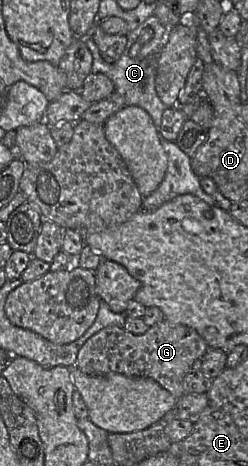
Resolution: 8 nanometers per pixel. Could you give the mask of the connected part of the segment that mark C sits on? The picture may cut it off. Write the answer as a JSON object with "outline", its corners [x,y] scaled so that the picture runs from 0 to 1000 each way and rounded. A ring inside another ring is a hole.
{"outline":[[[605,34],[544,62],[516,69],[508,75],[512,92],[504,105],[484,124],[456,137],[435,137],[411,127],[399,105],[367,79],[323,79],[335,82],[335,88],[347,92],[371,118],[367,155],[415,157],[440,165],[460,180],[464,197],[500,210],[504,223],[516,227],[556,227],[581,234],[613,253],[633,277],[645,273],[653,242],[673,227],[649,219],[625,191],[629,127],[669,94],[685,67],[690,58],[657,54],[629,34]],[[589,58],[617,64],[621,71],[613,84],[577,97],[544,92],[556,90],[552,84],[569,64]]]}

